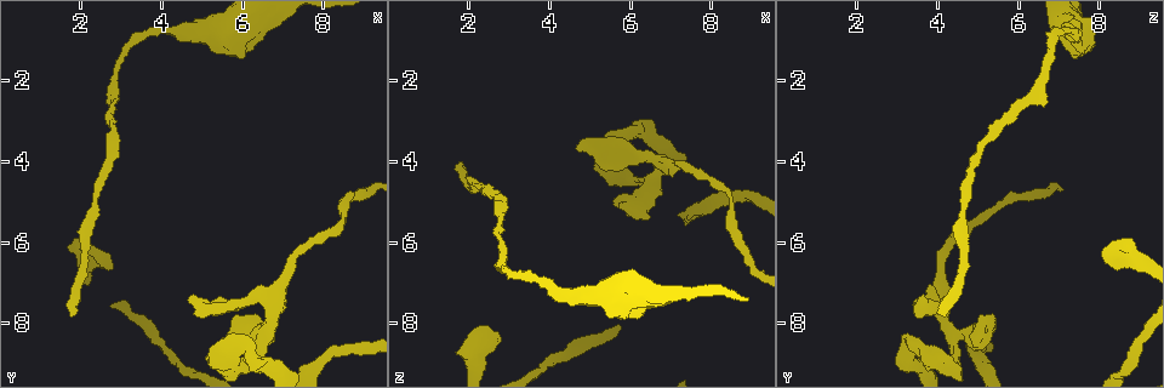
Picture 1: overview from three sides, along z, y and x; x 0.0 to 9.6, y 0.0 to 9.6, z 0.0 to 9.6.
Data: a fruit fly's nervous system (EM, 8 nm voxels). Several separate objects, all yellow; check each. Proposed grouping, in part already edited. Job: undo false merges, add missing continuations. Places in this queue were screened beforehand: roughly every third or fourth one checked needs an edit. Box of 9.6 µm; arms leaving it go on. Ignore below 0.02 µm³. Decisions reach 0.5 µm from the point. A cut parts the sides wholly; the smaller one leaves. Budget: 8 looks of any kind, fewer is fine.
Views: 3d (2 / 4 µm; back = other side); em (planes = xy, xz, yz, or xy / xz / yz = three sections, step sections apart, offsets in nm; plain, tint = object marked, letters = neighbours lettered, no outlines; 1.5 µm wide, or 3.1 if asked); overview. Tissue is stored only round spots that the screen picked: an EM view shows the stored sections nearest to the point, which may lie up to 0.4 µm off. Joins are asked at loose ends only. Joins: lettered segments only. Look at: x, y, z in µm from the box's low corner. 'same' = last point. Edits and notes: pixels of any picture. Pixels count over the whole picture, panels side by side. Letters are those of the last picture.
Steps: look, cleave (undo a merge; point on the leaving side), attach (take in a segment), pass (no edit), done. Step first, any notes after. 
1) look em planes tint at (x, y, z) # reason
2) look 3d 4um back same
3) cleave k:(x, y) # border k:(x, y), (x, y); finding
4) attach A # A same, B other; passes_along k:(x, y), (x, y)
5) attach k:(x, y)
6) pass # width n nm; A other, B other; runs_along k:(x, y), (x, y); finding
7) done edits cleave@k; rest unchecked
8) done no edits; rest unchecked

look em planes letters at (4.70, 7.40, 3.75) # branch stops here

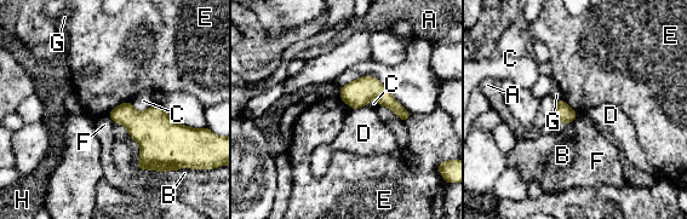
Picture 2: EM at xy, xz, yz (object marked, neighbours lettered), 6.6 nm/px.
pass # A other, B other, C other, D other, E other, F other, G other, H other; border 2:(130, 101), (118, 104), (108, 114); none of them fits

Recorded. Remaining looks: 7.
look 3d 2um at (6.50, 8.30, 4.40) # arms run side by side

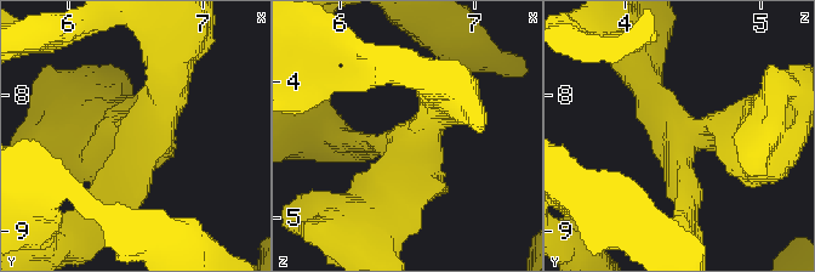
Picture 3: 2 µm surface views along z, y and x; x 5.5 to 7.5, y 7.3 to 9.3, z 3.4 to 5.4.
look em planes letters at (6.56, 8.32, 4.38) # arms 4; shape alone is not enough

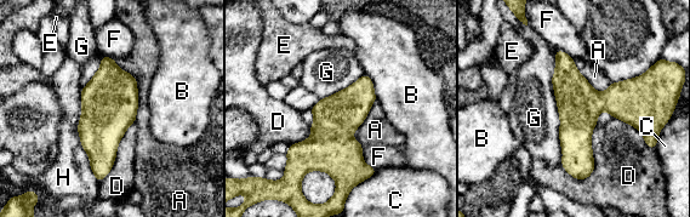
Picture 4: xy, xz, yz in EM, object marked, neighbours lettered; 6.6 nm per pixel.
pass # A other, B other, C other, D other, E other, F other, G other, H other; border 4:(557, 50), (552, 86), (562, 163); continuous, no second neuron

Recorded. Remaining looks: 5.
look em planes letters at (8.45, 5.40, 5.05) # thin neck

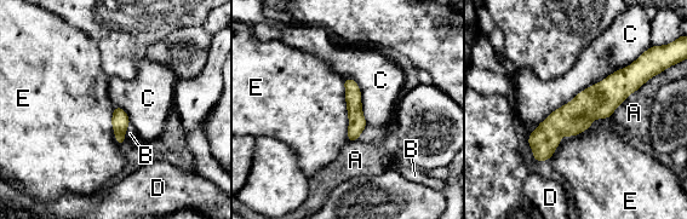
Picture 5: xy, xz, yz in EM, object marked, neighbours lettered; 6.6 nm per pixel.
pass # width 110 nm; A other, B other, C other, D other, E other; border 5:(611, 116), (564, 136), (550, 156); all the same neuron

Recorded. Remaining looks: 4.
done no edits; rest unchecked

